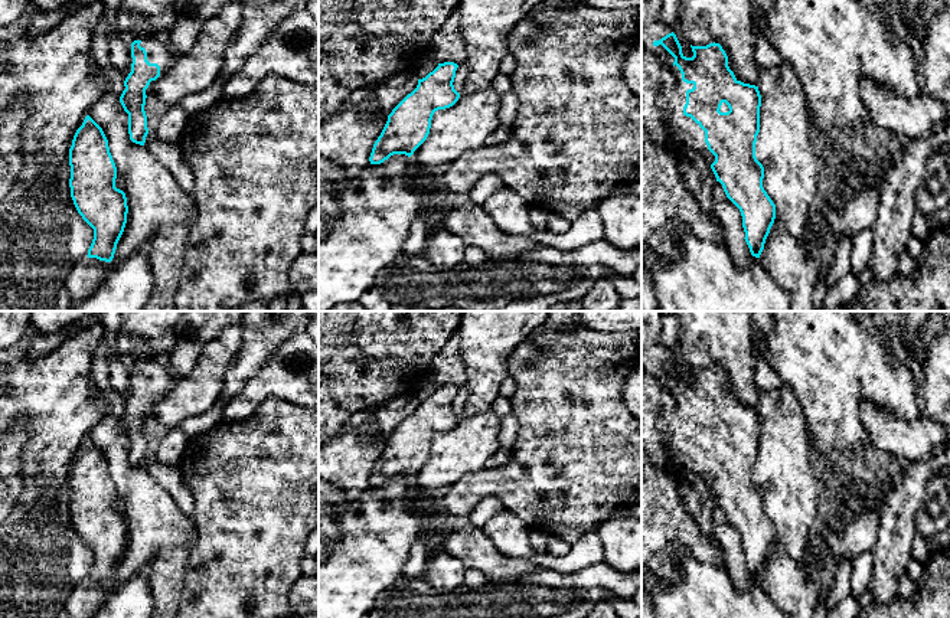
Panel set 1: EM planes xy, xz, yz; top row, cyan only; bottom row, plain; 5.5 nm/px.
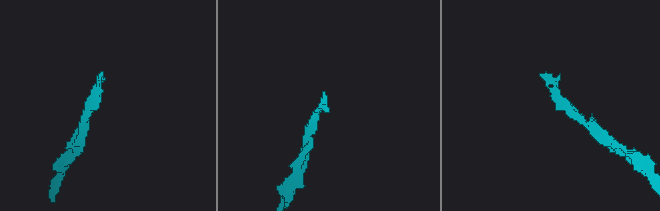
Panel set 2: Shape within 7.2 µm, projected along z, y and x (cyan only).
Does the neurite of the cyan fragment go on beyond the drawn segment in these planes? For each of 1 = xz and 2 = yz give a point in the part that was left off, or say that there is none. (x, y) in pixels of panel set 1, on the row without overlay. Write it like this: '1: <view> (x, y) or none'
1: none
2: yz (688, 457)

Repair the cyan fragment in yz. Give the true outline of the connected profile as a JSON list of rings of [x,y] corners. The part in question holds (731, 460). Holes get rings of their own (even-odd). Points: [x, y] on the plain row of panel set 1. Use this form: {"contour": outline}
{"contour": [[[642,311],[642,369],[653,375],[660,385],[673,388],[679,403],[672,412],[660,412],[656,425],[665,434],[673,464],[683,474],[701,475],[705,480],[727,520],[741,534],[744,562],[751,578],[760,581],[776,542],[776,527],[763,510],[764,490],[755,480],[761,429],[758,409],[735,400],[719,366],[691,367],[693,379],[686,380],[673,349],[659,341],[662,315],[662,311]]]}

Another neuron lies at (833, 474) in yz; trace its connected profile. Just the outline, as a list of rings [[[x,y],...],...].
[[[833,458],[814,467],[820,478],[823,504],[838,504],[851,475],[851,465],[843,460]]]

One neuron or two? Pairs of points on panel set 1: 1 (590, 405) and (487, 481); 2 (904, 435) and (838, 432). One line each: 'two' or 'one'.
1: one
2: two

